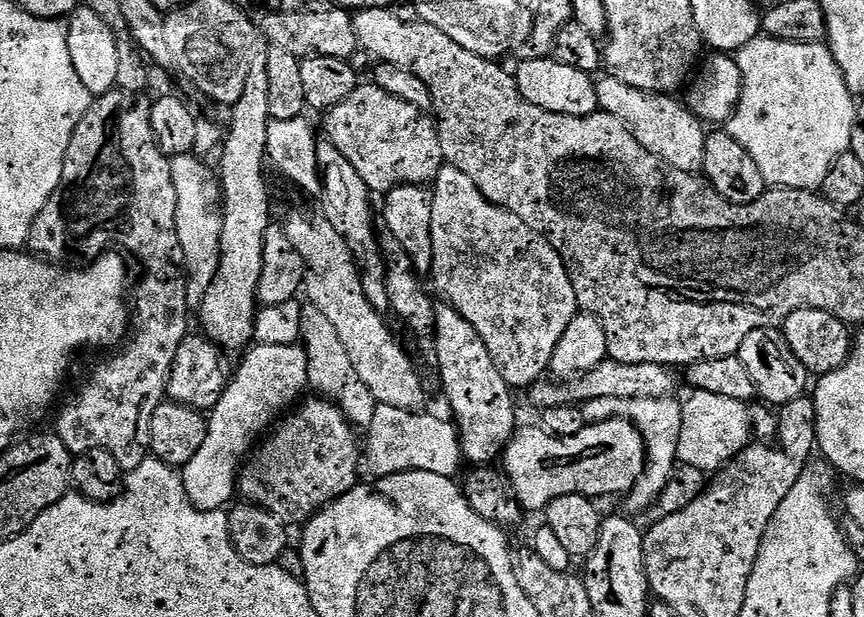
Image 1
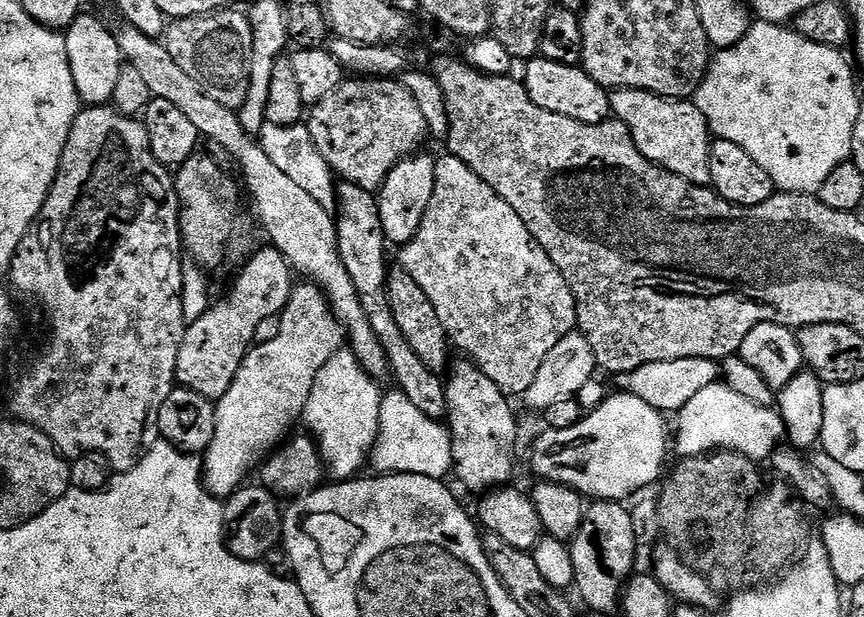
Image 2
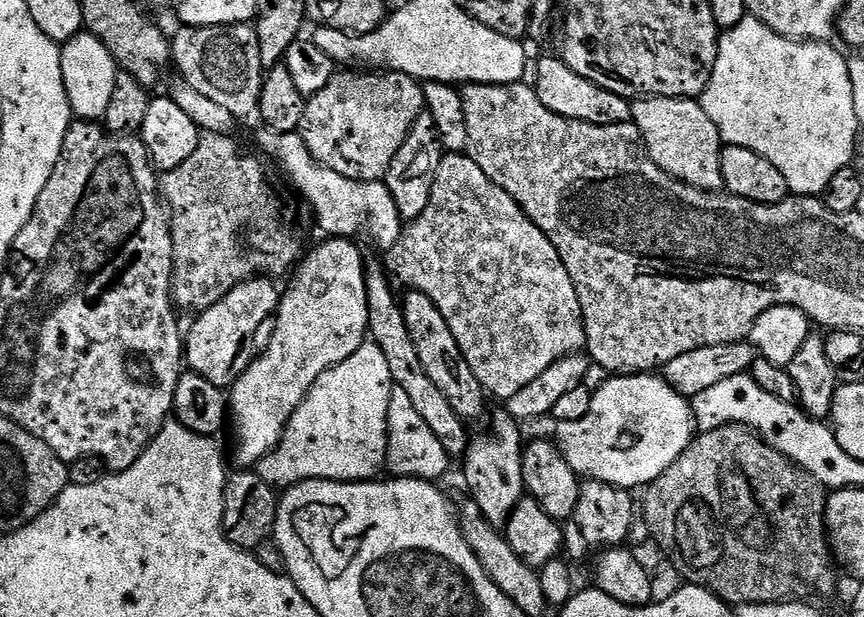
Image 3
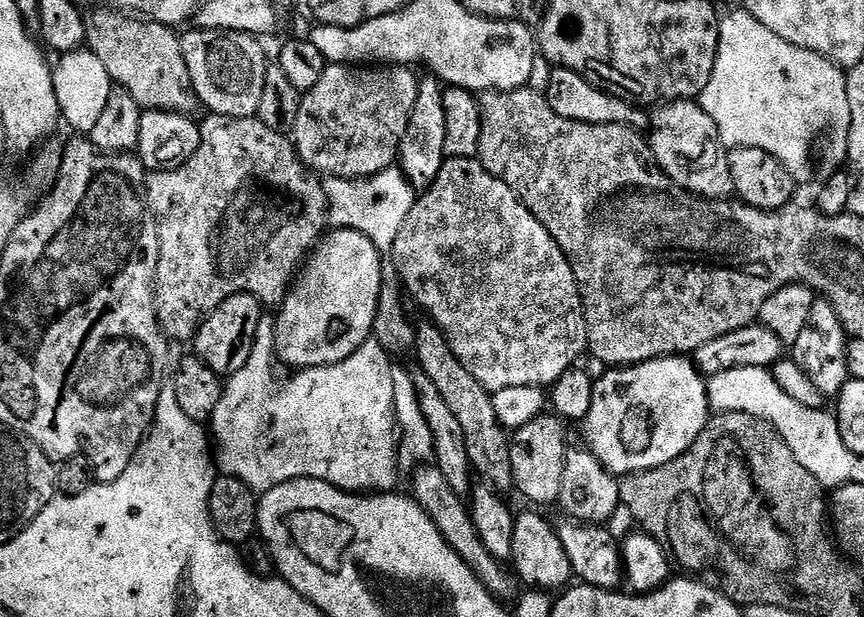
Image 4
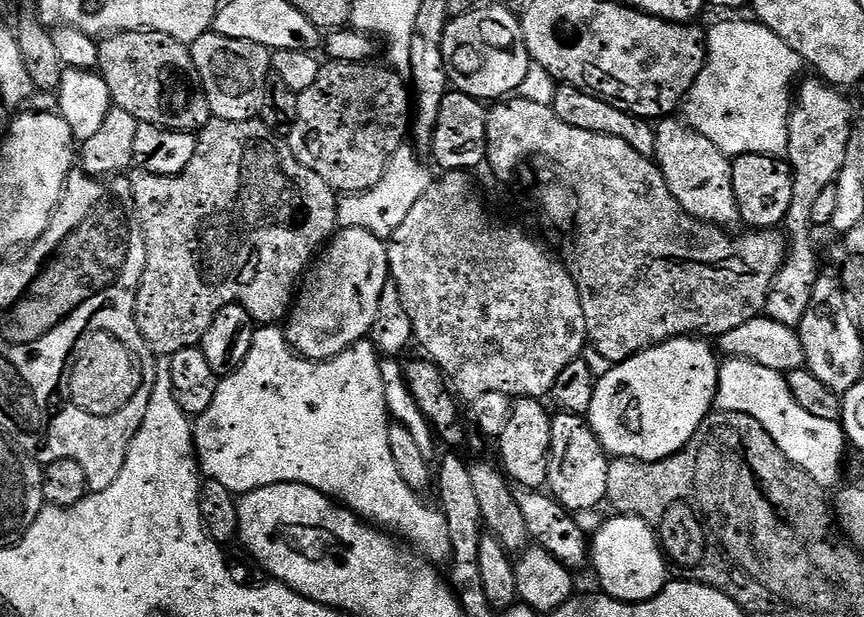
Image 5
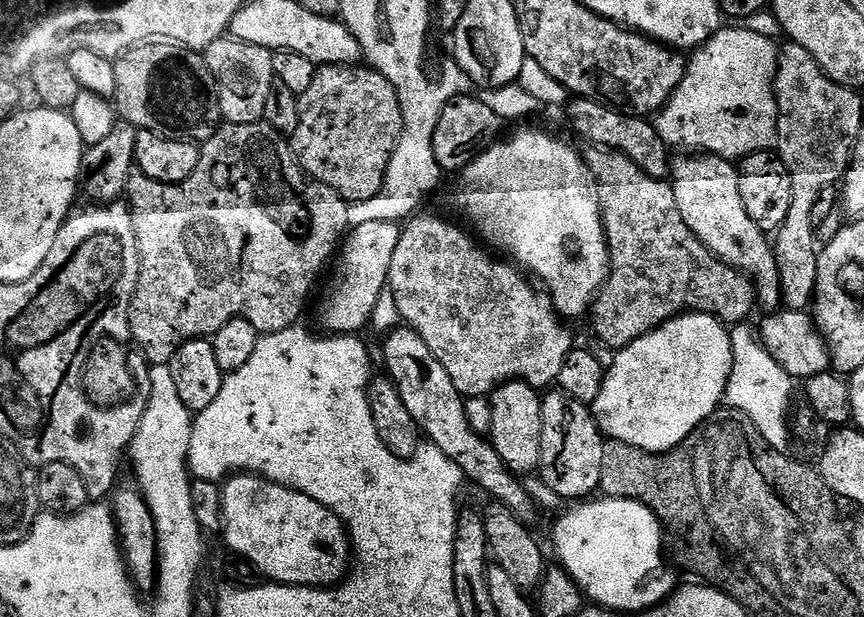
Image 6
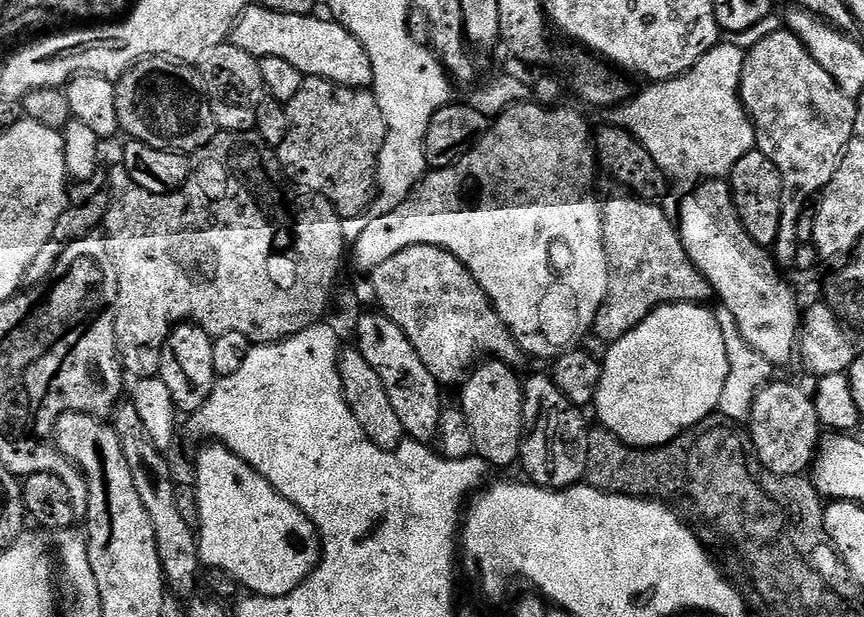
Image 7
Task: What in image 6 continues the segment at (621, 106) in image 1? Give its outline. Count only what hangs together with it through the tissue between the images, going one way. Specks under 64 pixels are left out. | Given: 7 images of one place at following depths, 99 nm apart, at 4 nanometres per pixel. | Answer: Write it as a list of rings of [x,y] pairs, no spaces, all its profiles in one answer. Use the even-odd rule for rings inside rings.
[[[711,154],[681,156],[684,157],[672,164],[670,183],[686,226],[705,249],[712,252],[713,257],[751,278],[758,289],[758,296],[768,296],[768,300],[772,300],[772,296],[776,296],[776,289],[782,286],[778,256],[773,245],[772,248],[768,245],[769,237],[757,226],[754,218],[750,218],[746,202],[742,202],[737,165],[723,156]]]

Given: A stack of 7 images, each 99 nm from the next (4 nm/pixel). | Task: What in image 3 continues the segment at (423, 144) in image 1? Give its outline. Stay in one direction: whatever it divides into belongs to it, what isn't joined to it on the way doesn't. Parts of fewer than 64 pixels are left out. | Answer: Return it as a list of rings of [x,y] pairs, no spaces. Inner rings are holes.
[[[340,70],[335,76],[330,78],[330,82],[326,82],[326,86],[322,86],[322,90],[318,90],[318,94],[307,97],[304,113],[302,114],[302,122],[300,123],[298,133],[309,148],[309,153],[316,160],[316,163],[322,167],[329,168],[333,172],[344,175],[348,179],[361,180],[362,182],[374,183],[383,181],[387,177],[390,170],[390,162],[394,162],[394,154],[398,154],[398,150],[402,146],[402,142],[406,142],[409,130],[414,126],[416,119],[422,115],[426,108],[424,98],[424,89],[421,81],[414,77],[407,76],[404,73],[381,72],[379,74],[365,74],[363,71],[357,70]]]

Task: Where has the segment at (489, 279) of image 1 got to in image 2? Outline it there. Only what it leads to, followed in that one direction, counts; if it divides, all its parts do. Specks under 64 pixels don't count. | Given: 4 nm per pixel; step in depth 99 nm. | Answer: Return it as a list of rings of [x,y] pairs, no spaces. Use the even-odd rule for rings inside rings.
[[[444,154],[444,157],[441,155],[437,159],[434,170],[434,194],[430,198],[430,206],[426,206],[422,226],[418,226],[418,234],[414,234],[412,241],[403,245],[399,252],[399,267],[404,268],[406,274],[410,274],[410,278],[414,278],[414,282],[418,282],[418,286],[422,286],[422,291],[425,292],[426,298],[430,298],[434,311],[438,313],[438,318],[442,321],[449,341],[455,347],[457,344],[464,351],[461,353],[480,368],[482,374],[486,374],[486,378],[490,378],[490,382],[494,382],[494,386],[498,386],[509,397],[523,397],[524,392],[537,377],[539,366],[545,361],[546,354],[577,327],[576,299],[566,278],[562,278],[558,266],[550,258],[550,254],[546,254],[546,250],[542,250],[542,246],[538,246],[534,234],[530,234],[530,230],[526,230],[526,222],[522,222],[522,218],[518,218],[518,214],[514,214],[514,206],[501,200],[498,193],[490,190],[490,186],[486,186],[486,182],[482,182],[482,178],[478,178],[478,174],[474,174],[474,170],[470,170],[466,166],[466,162],[462,162],[454,155]]]

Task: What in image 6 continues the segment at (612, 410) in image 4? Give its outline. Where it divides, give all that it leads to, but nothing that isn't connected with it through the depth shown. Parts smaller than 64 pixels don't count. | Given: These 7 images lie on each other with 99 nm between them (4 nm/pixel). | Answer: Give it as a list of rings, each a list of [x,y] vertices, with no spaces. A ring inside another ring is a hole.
[[[685,312],[676,316],[673,320],[667,320],[662,327],[655,328],[650,334],[638,338],[634,343],[619,349],[619,351],[615,353],[615,356],[616,361],[614,361],[613,364],[609,363],[607,365],[604,374],[602,394],[598,394],[594,405],[595,419],[600,425],[601,431],[608,440],[626,442],[630,446],[641,448],[647,452],[668,452],[670,449],[678,447],[678,445],[688,437],[690,429],[700,420],[701,416],[705,416],[708,412],[712,412],[716,408],[721,407],[728,390],[728,379],[732,374],[732,334],[711,312]]]

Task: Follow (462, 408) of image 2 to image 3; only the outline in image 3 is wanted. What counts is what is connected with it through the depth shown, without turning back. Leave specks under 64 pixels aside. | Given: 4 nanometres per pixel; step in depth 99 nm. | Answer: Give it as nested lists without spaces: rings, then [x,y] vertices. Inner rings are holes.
[[[507,410],[496,412],[492,416],[492,436],[473,435],[464,449],[464,480],[468,483],[471,503],[493,526],[507,521],[509,513],[516,503],[525,499],[524,479],[522,478],[522,458],[524,448],[520,444],[520,428]]]

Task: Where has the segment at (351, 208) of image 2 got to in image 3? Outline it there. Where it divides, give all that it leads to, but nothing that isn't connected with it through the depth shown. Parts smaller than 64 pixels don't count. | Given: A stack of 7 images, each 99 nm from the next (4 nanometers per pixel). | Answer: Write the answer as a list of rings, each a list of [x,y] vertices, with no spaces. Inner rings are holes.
[[[369,267],[363,277],[364,289],[367,292],[368,336],[371,343],[376,344],[378,350],[382,350],[382,358],[386,358],[386,366],[392,375],[393,385],[401,388],[406,398],[410,398],[414,410],[422,414],[422,422],[430,426],[430,430],[434,432],[449,457],[463,457],[470,439],[469,433],[464,433],[465,421],[460,419],[454,406],[446,402],[446,394],[442,394],[442,390],[438,390],[438,386],[434,386],[430,378],[426,378],[426,370],[422,370],[422,362],[418,362],[418,354],[414,351],[414,342],[410,342],[403,311],[398,307],[398,296],[392,293],[392,288],[388,285],[389,277],[381,272]]]

